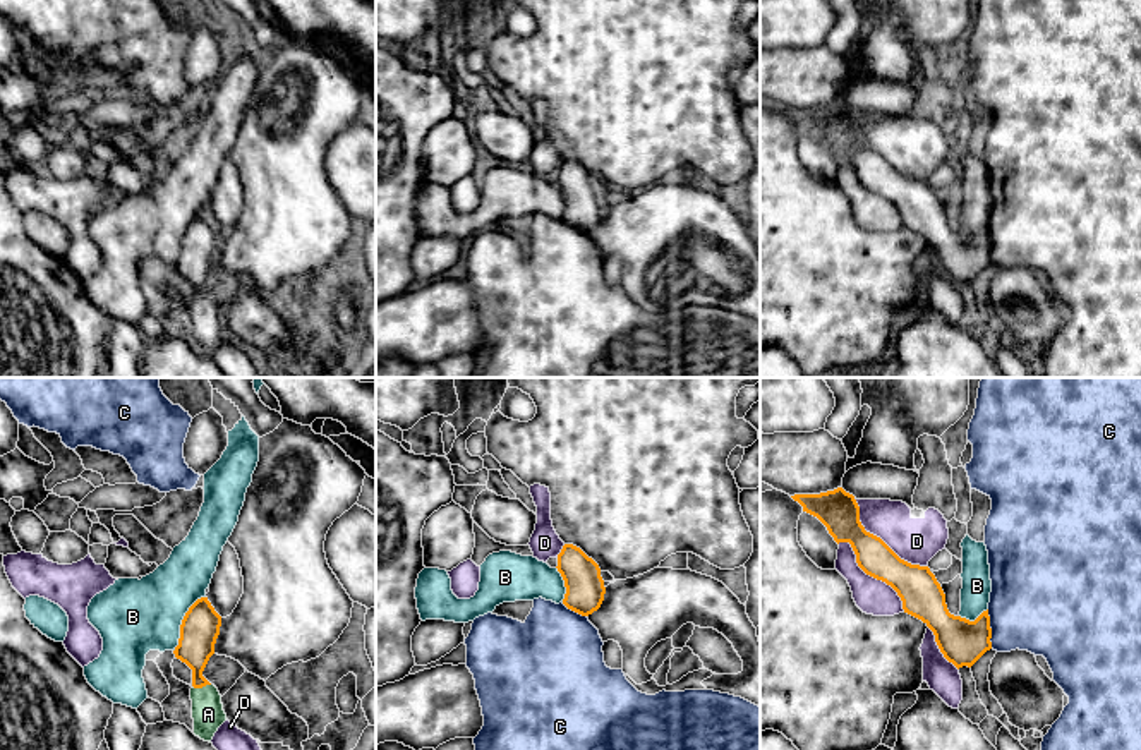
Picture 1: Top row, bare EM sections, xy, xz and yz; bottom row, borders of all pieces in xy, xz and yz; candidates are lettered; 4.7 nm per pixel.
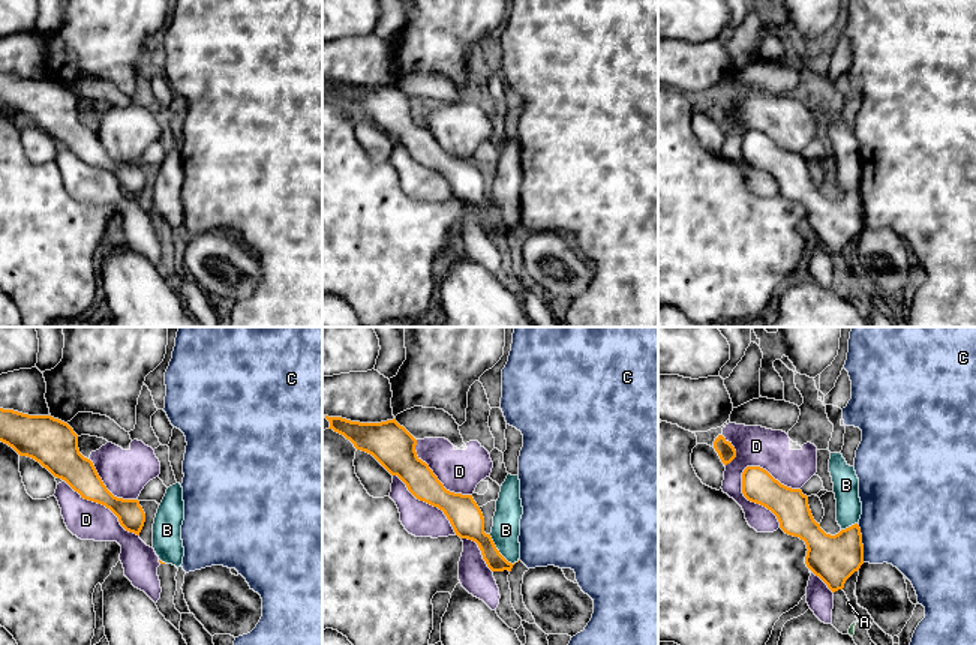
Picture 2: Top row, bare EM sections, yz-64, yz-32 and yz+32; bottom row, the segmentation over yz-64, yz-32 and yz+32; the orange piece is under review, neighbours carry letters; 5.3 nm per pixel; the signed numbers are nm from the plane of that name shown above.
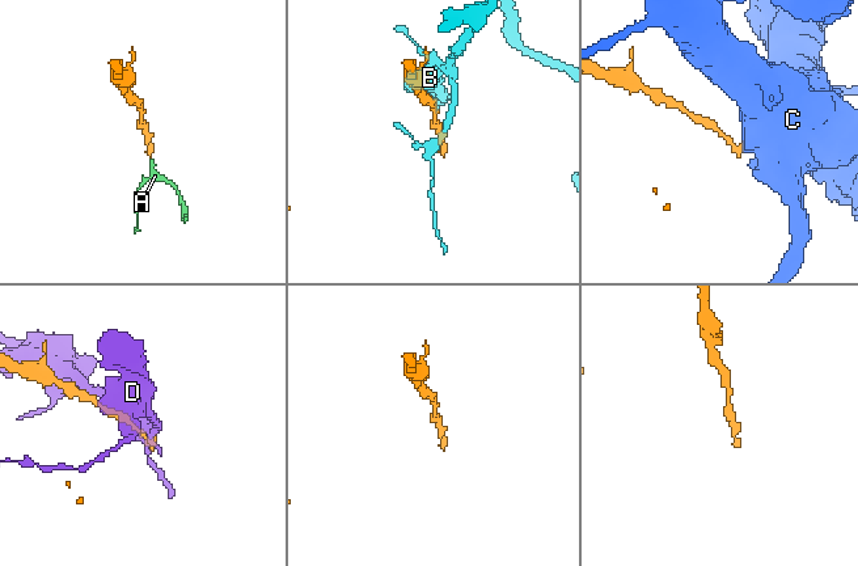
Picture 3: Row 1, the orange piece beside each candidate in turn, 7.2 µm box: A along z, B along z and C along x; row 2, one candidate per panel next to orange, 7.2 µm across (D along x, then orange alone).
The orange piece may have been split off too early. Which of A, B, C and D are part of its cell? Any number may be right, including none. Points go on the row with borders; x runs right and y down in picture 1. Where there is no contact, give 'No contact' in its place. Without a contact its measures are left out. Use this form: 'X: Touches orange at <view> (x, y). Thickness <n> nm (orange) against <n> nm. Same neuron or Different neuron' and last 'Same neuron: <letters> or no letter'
A: Touches orange at xy (201, 687). Thickness 180 nm (orange) against 150 nm. Same neuron
B: Touches orange at xy (182, 622). Thickness 180 nm (orange) against 360 nm. Different neuron
C: Touches orange at yz (990, 629). Thickness 220 nm (orange) against 440 nm. Different neuron
D: Touches orange at yz (879, 538). Thickness 190 nm (orange) against 220 nm. Different neuron
Same neuron: A

